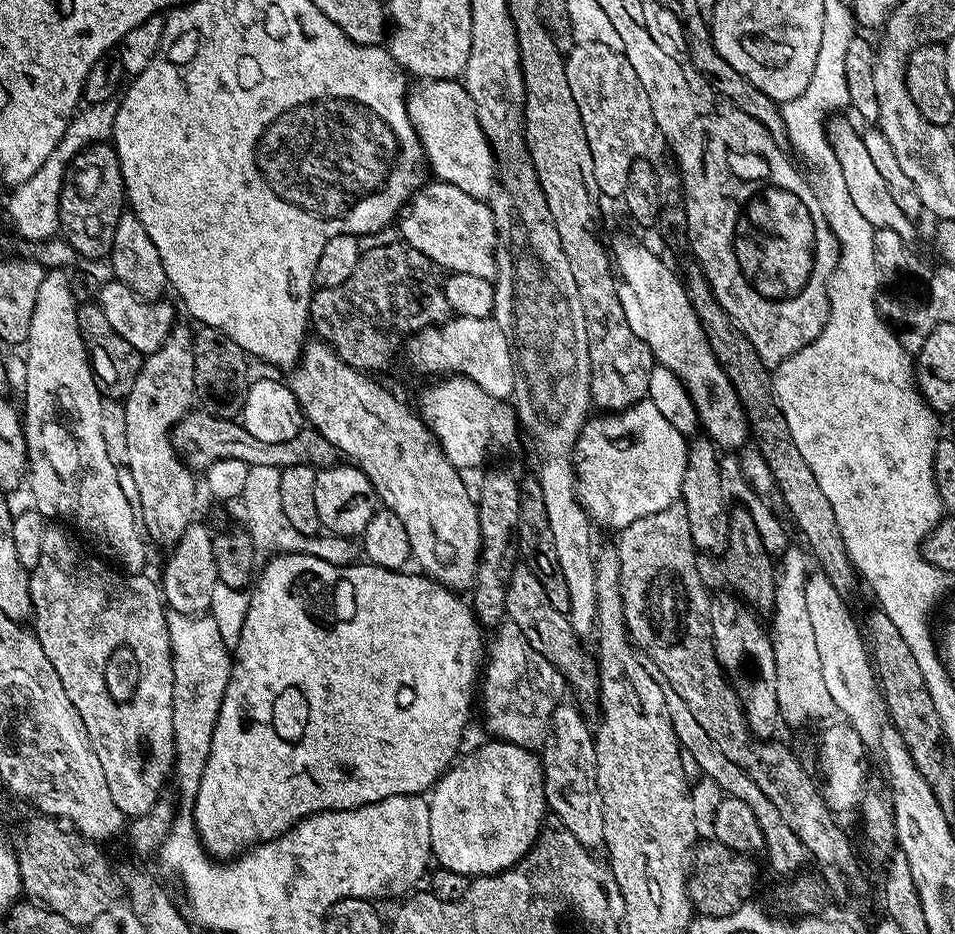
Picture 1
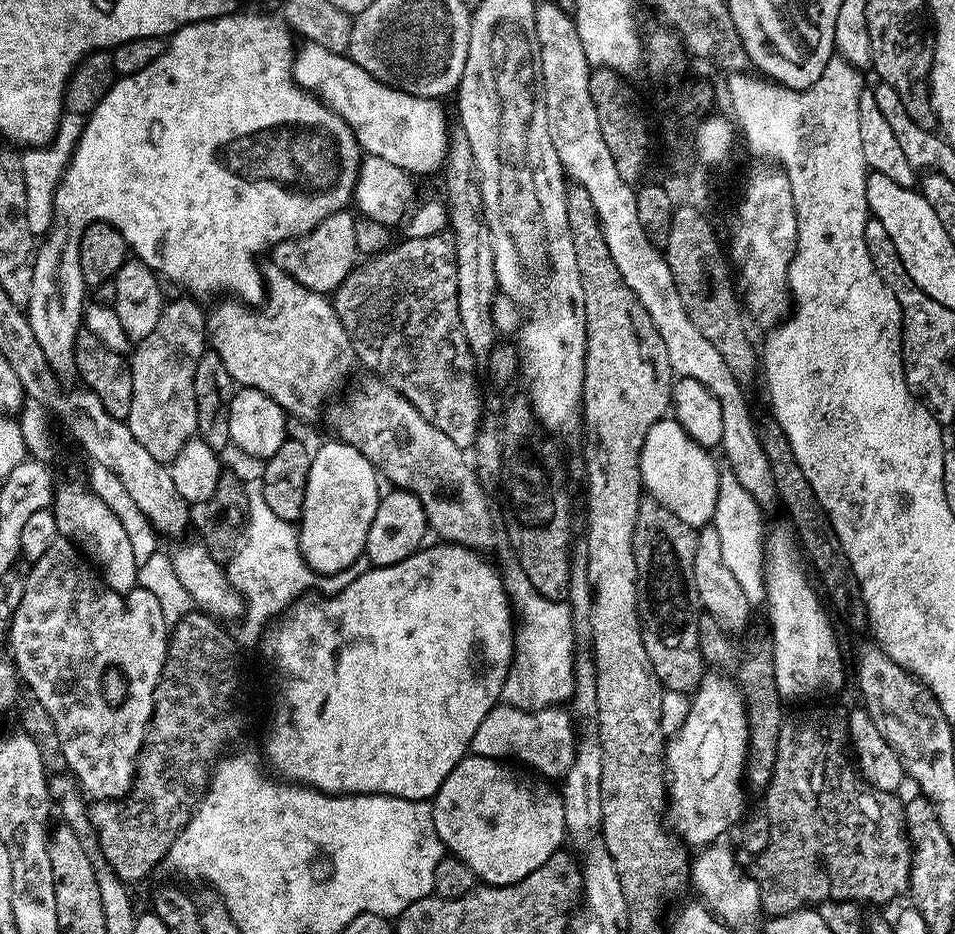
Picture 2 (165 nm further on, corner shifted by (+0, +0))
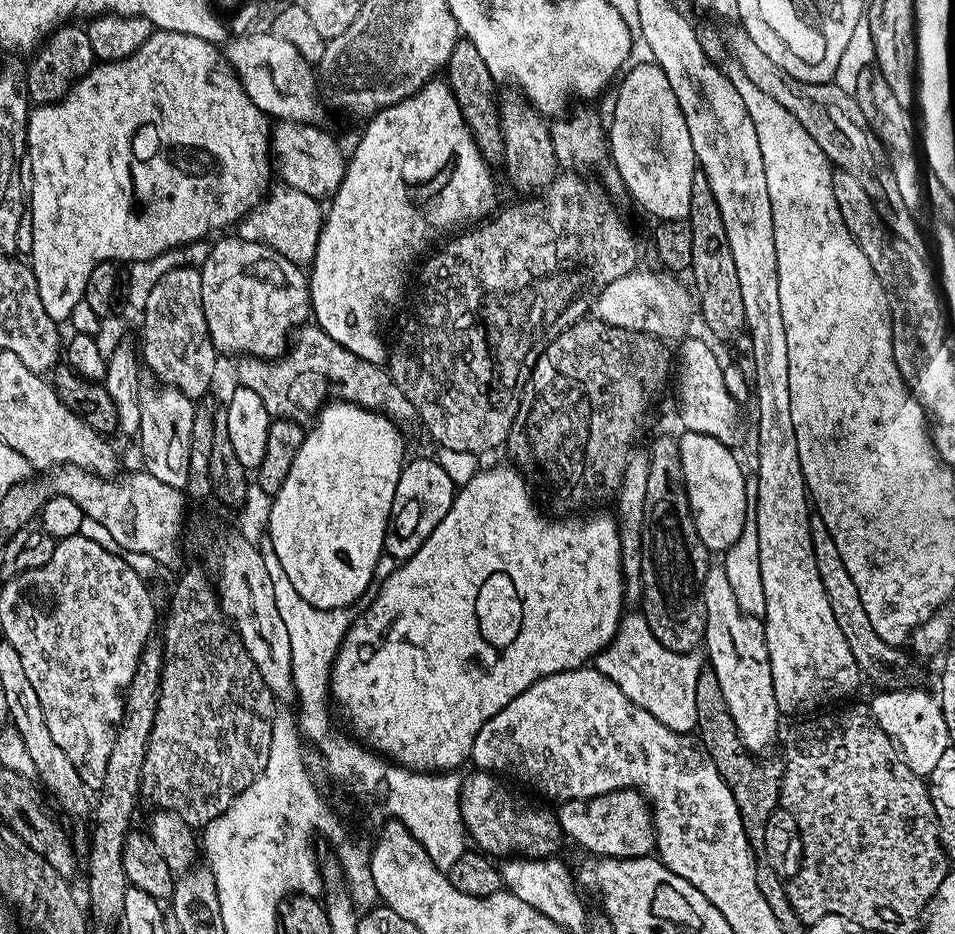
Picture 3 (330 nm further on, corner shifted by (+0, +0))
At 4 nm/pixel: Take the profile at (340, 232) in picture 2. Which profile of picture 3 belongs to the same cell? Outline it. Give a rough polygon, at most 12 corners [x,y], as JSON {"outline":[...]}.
{"outline":[[273,187],[239,220],[238,235],[311,265],[325,209]]}

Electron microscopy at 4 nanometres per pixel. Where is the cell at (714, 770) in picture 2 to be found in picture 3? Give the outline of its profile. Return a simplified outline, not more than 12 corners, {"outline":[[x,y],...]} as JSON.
{"outline":[[635,790],[559,805],[563,835],[596,858],[653,855]]}

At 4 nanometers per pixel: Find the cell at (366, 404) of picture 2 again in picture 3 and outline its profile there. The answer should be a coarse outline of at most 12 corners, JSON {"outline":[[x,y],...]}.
{"outline":[[315,322],[279,360],[237,359],[272,418],[307,425],[329,401],[393,422],[416,408],[381,365]]}

